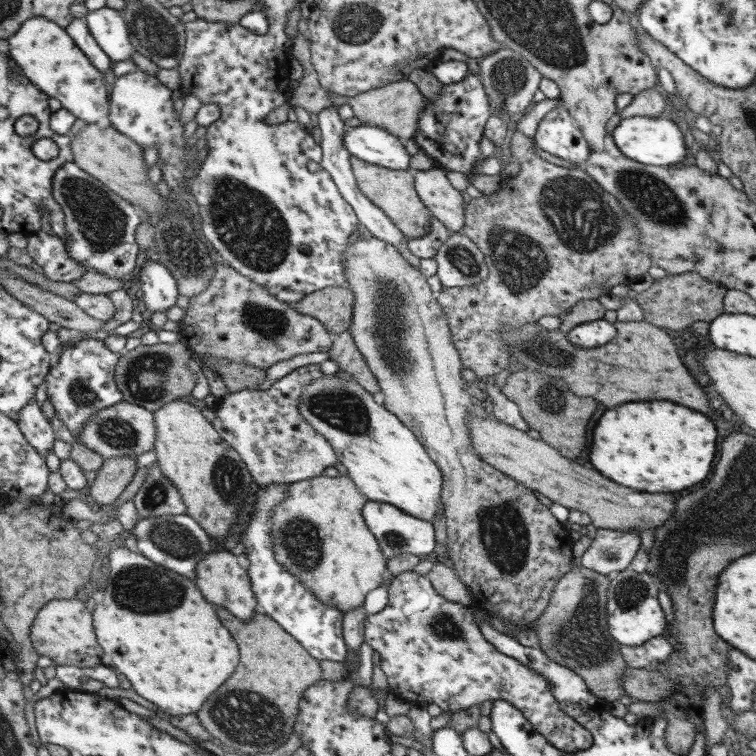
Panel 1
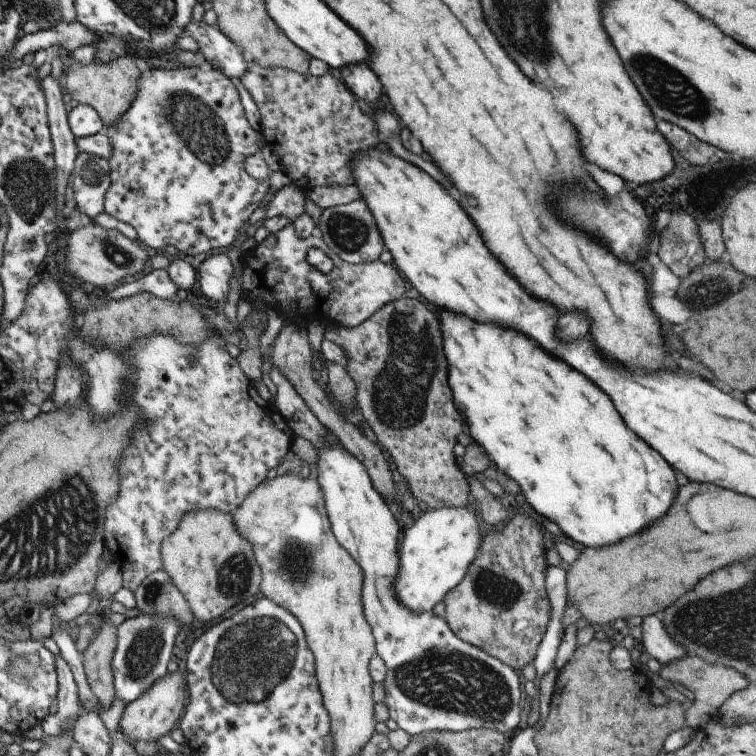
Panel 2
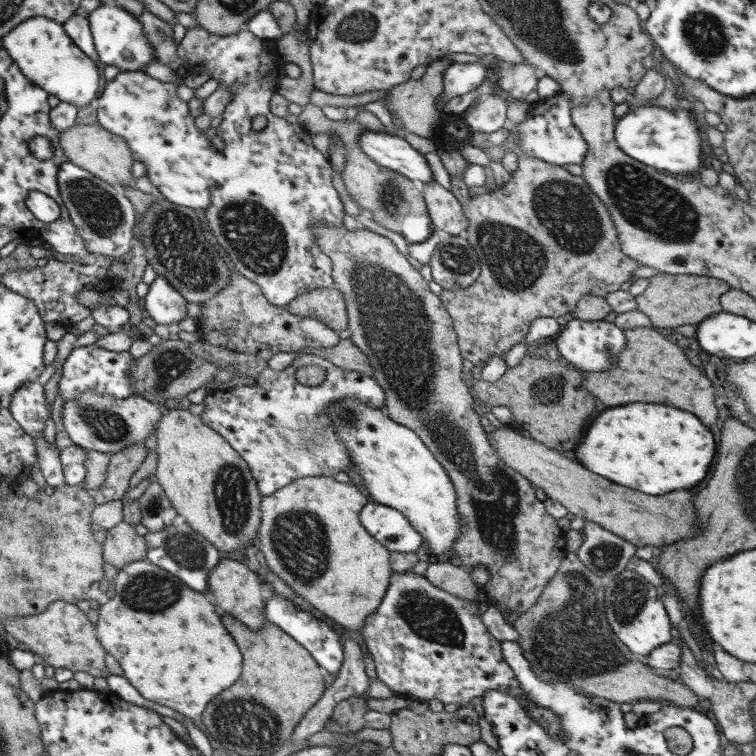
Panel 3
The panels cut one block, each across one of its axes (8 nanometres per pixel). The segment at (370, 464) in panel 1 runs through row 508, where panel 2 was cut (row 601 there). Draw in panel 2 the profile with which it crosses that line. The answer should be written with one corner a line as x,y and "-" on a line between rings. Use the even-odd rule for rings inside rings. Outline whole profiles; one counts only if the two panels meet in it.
438,508
426,511
413,526
403,530
398,544
399,573
395,577
399,603
411,611
426,612
460,584
482,542
478,517
472,508

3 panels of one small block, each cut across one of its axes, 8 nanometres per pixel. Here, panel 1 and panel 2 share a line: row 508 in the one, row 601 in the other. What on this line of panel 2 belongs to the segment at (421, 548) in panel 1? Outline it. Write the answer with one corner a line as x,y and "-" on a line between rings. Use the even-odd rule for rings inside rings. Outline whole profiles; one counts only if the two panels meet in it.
328,440
317,451
315,477
324,494
326,516
332,532
363,570
364,614
372,627
376,654
382,658
388,669
383,682
383,703
388,707
390,718
411,736
432,731
466,731
478,728
490,728
513,735
520,724
522,692
518,672
481,648
458,638
446,619
438,617
432,610
417,613
399,603
395,577
399,573
398,544
403,533
402,526
399,525
401,522
392,516
388,504
374,488
364,464
356,456
352,456
340,442

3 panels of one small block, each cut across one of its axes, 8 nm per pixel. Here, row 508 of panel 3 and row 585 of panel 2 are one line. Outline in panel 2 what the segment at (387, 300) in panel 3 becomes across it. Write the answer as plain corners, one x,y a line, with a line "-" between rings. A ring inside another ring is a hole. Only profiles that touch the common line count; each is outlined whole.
521,508
503,527
492,528
480,544
468,572
444,598
446,622
452,632
489,655
522,670
533,662
551,617
545,587
546,540
544,528

